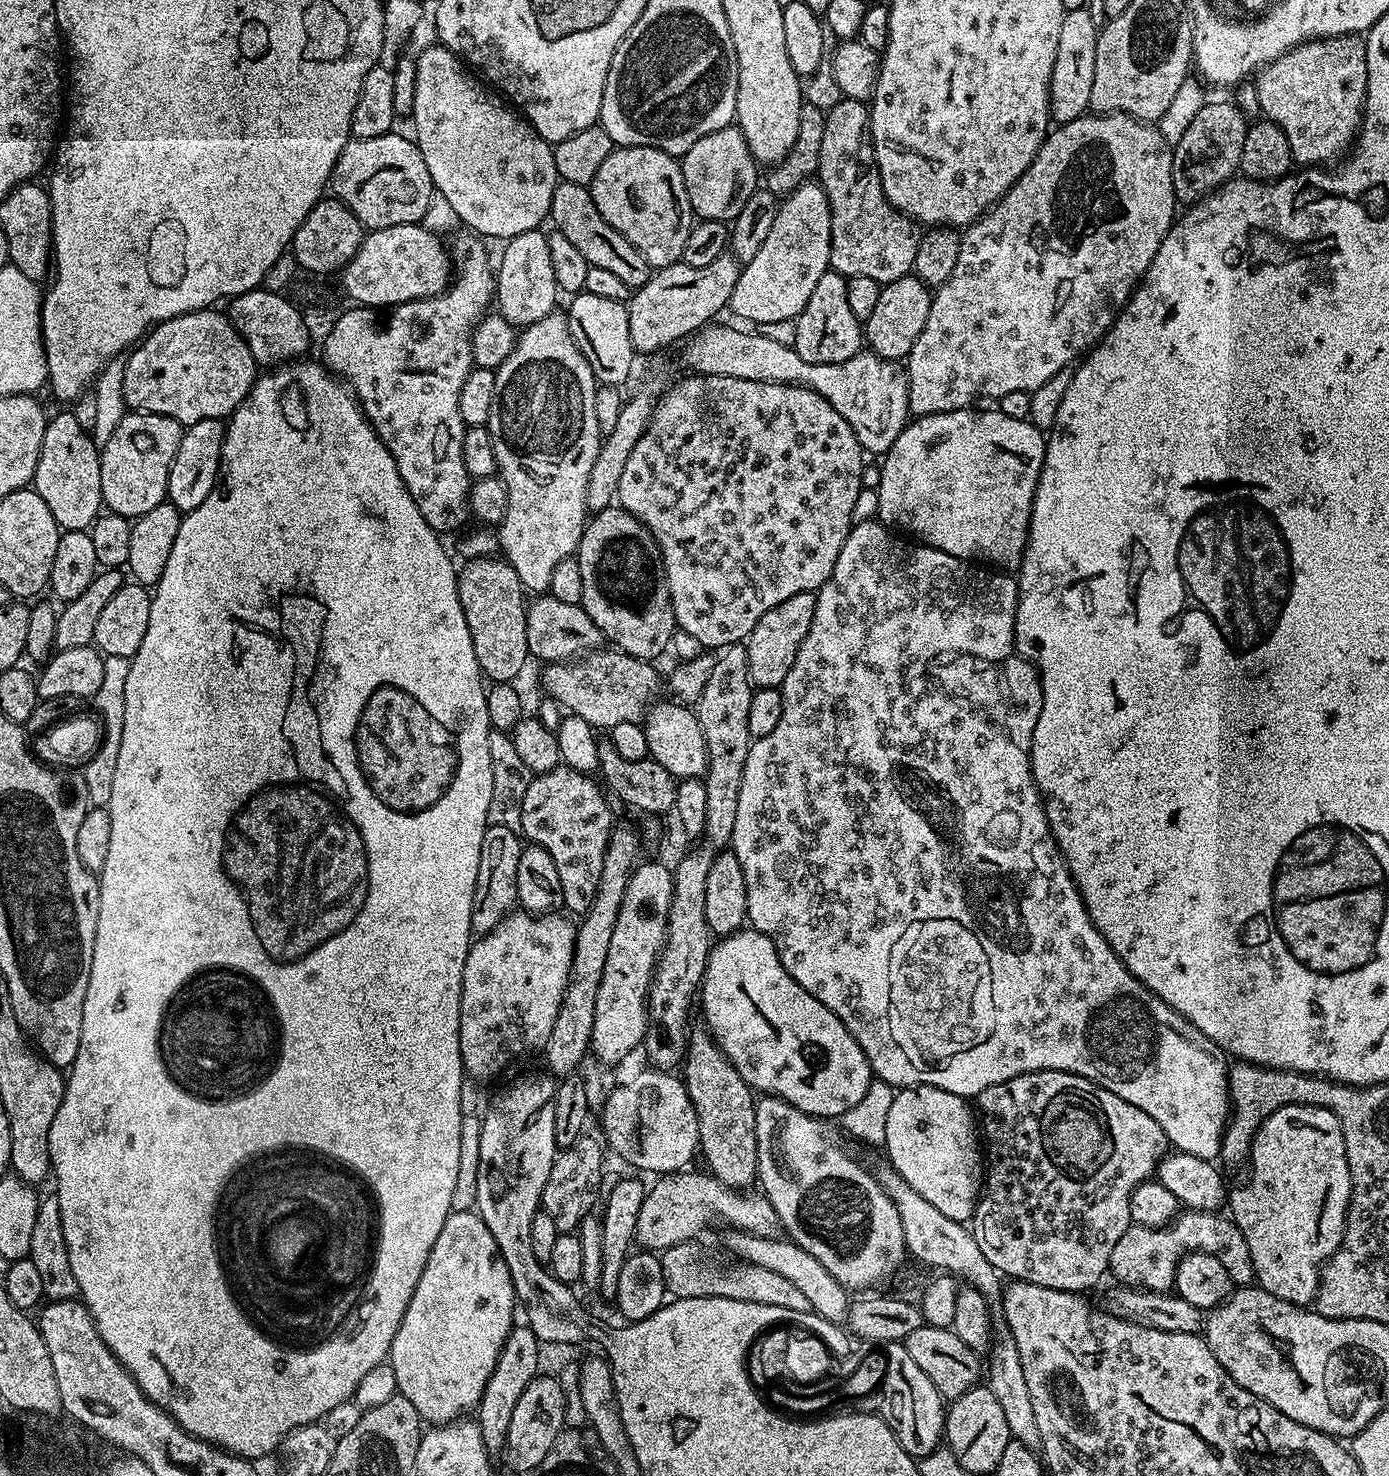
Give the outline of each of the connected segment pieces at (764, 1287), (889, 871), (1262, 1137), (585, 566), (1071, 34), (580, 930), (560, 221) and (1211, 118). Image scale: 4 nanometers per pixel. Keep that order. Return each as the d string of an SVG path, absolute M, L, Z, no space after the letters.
M696 1242L679 1244L673 1248L663 1249L659 1257L664 1271L665 1289L673 1297L721 1296L742 1302L762 1302L762 1306L782 1306L785 1310L812 1311L806 1294L796 1289L787 1278L782 1278L782 1274L774 1274L774 1270L762 1270L762 1266L754 1266L747 1262L738 1262L736 1266L723 1268L722 1265L715 1264L710 1257L704 1256L698 1245Z
M871 519L864 520L861 524L860 521L853 523L846 542L842 542L842 551L838 553L838 562L834 562L834 570L830 574L830 578L816 592L814 622L810 622L810 630L806 634L806 638L802 638L802 646L798 648L798 658L794 658L794 666L790 666L790 674L786 674L783 684L779 687L782 694L782 718L778 721L778 726L774 726L774 730L770 734L766 734L766 738L753 740L748 747L746 766L742 770L742 790L738 790L738 818L734 822L734 834L730 845L730 851L736 855L738 862L742 862L742 870L746 878L747 923L757 932L768 933L768 937L772 939L778 950L778 958L790 974L790 978L794 978L798 982L798 986L802 986L810 994L814 994L814 998L818 998L818 1002L822 1002L822 1006L826 1006L826 1010L838 1014L838 1018L846 1026L846 1030L850 1030L850 1034L854 1034L854 1042L858 1042L858 1046L862 1046L862 1052L866 1054L866 1058L870 1062L875 1079L885 1080L887 1084L891 1084L897 1090L913 1088L915 1084L929 1084L938 1090L950 1090L950 1094L976 1098L979 1097L982 1090L1020 1076L1023 1072L1078 1074L1092 1080L1098 1086L1118 1094L1118 1098L1122 1098L1122 1102L1130 1102L1130 1106L1138 1106L1138 1110L1146 1110L1146 1114L1150 1114L1150 1118L1154 1118L1154 1122L1158 1122L1158 1126L1162 1126L1169 1145L1175 1151L1194 1154L1194 1158L1215 1161L1220 1155L1220 1143L1223 1140L1224 1128L1228 1124L1230 1109L1229 1065L1224 1064L1225 1057L1217 1054L1218 1049L1214 1041L1206 1038L1206 1034L1198 1031L1182 1013L1175 1012L1166 1001L1154 995L1141 980L1134 978L1134 974L1130 974L1130 970L1120 960L1120 955L1109 946L1104 935L1094 926L1084 905L1084 900L1080 897L1080 889L1076 887L1068 864L1064 861L1064 855L1060 853L1056 839L1052 836L1040 799L1040 789L1037 788L1032 777L1032 761L1029 753L1025 749L1023 752L1016 745L1017 741L1013 737L992 732L992 728L984 728L984 724L958 723L956 720L962 713L953 714L949 710L947 702L944 701L944 696L932 692L932 688L928 688L928 684L924 684L924 660L927 656L932 656L938 638L955 638L957 641L963 642L970 650L982 650L983 656L1004 656L1004 652L1014 652L1016 647L1014 622L1020 597L1017 581L1013 577L1011 580L1008 577L1011 575L1005 574L1003 571L989 570L984 566L973 566L971 563L954 558L942 550L929 548L927 544L909 542L885 528L879 519Z
M1305 1104L1282 1106L1261 1122L1251 1146L1251 1164L1248 1181L1227 1193L1226 1208L1230 1219L1242 1230L1242 1238L1246 1238L1255 1283L1282 1298L1282 1302L1311 1305L1319 1290L1321 1267L1340 1249L1344 1229L1348 1227L1352 1183L1342 1126L1334 1113L1325 1108Z
M613 506L595 513L584 526L580 539L578 559L582 570L582 598L580 604L590 614L594 626L609 645L635 659L655 661L669 651L672 635L678 630L668 583L664 577L664 560L652 531L641 520L634 518L625 508Z
M1087 7L1067 10L1062 18L1062 34L1058 34L1058 58L1054 58L1052 103L1050 116L1057 125L1074 122L1089 111L1090 90L1094 87L1094 54L1098 50L1100 28Z
M617 823L613 827L606 850L606 862L602 864L602 878L598 880L598 890L594 894L594 902L590 910L586 910L579 917L580 924L578 920L575 925L572 978L568 982L568 989L564 991L564 1002L558 1010L558 1018L554 1018L554 1030L550 1030L550 1038L546 1045L549 1068L547 1071L553 1077L563 1078L575 1073L592 1047L594 998L598 998L598 986L602 982L602 966L606 966L606 953L610 951L610 938L614 934L614 922L618 922L618 910L622 906L626 886L630 882L633 870L642 860L641 837L638 832L637 836L635 830L628 824Z
M557 183L550 220L551 223L556 223L553 225L562 234L566 234L566 238L570 238L570 242L574 242L574 246L578 246L578 250L582 250L582 258L586 258L589 265L603 266L605 270L610 270L615 276L622 278L622 282L626 282L629 290L640 288L654 275L654 270L646 262L644 255L626 238L622 238L622 234L614 230L614 226L610 226L610 222L606 222L602 214L598 214L598 206L594 206L591 191L585 185Z
M1205 102L1172 150L1172 185L1181 205L1197 204L1237 175L1249 121L1235 103Z

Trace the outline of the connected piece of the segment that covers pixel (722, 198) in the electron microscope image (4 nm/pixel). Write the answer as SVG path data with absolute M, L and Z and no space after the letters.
M736 126L706 134L706 138L698 138L698 142L694 142L694 146L690 146L688 153L680 160L680 169L686 182L690 206L700 220L735 220L746 206L750 194L754 194L758 187L756 159Z

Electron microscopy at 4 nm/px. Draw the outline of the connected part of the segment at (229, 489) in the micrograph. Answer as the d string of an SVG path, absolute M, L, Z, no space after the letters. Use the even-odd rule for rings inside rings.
M301 358L273 367L265 371L268 372L265 376L264 373L257 375L248 396L227 421L220 455L218 487L215 492L206 494L206 502L202 502L202 506L181 519L178 538L174 538L174 547L166 561L166 570L162 570L162 578L154 586L150 626L146 630L146 638L142 638L142 646L138 646L138 650L131 656L130 674L126 674L126 714L122 726L122 742L118 746L114 786L110 786L110 802L106 806L110 814L110 851L106 866L98 874L100 913L94 938L94 958L90 962L90 982L86 986L86 1002L82 1002L82 1038L78 1054L66 1076L64 1097L58 1106L58 1114L54 1114L54 1122L50 1122L50 1160L54 1180L56 1176L54 1194L58 1198L62 1214L62 1232L66 1238L70 1270L74 1270L74 1279L80 1287L79 1299L94 1318L96 1329L102 1334L102 1342L110 1346L110 1350L119 1358L134 1382L138 1382L146 1398L153 1400L159 1408L173 1416L191 1436L207 1440L210 1444L245 1458L257 1458L256 1456L264 1456L272 1451L275 1453L294 1429L323 1421L327 1412L346 1403L359 1390L360 1383L383 1360L385 1363L389 1359L394 1334L398 1334L398 1326L402 1326L406 1306L410 1306L410 1298L414 1298L414 1290L418 1286L418 1278L422 1278L422 1270L430 1258L430 1250L434 1250L434 1242L438 1242L438 1234L442 1234L442 1224L452 1211L451 1198L454 1186L457 1185L462 1122L466 1115L460 1108L462 1086L466 1082L460 1049L462 970L466 966L468 950L474 939L474 886L478 882L482 834L489 825L487 811L494 785L490 745L487 741L490 725L486 710L486 680L474 654L474 642L470 638L470 626L466 626L466 614L462 614L456 581L457 565L452 565L452 560L440 541L443 539L428 525L410 490L406 490L406 482L402 482L402 474L398 474L398 466L390 450L386 450L382 438L372 428L355 392L339 376L329 372L323 363L315 364L308 359ZM176 984L180 986L180 990L170 1000L170 1034L158 1044L158 1048L166 1054L166 1060L172 1062L176 1078L198 1102L224 1102L224 1098L250 1099L240 1100L237 1104L216 1104L216 1108L212 1108L212 1104L196 1104L196 1100L188 1100L184 1092L176 1092L176 1088L168 1084L168 1076L164 1076L164 1068L160 1068L160 1060L156 1060L156 1020L160 1020L160 1008L164 1008L164 1000L172 996L172 988L176 988ZM272 1066L280 1066L280 1072L274 1074ZM276 1144L316 1144L316 1148L328 1148L328 1152L312 1152L314 1148L310 1146L304 1146L302 1150L286 1146L276 1150L274 1156L268 1156L268 1162L264 1164L246 1162L242 1168L238 1168L238 1180L224 1188L228 1196L222 1198L226 1232L212 1242L208 1216L212 1216L212 1200L216 1200L216 1188L220 1188L220 1180L224 1180L224 1176L232 1172L232 1164L240 1164L244 1156L251 1152L260 1152L260 1148L276 1148ZM366 1172L368 1176L372 1176L372 1184L380 1188L380 1194L366 1182ZM382 1200L384 1244L380 1244L380 1236L372 1230L376 1226L376 1220L382 1220ZM216 1262L226 1266L226 1286L224 1280L220 1280ZM355 1320L356 1329L348 1332Z

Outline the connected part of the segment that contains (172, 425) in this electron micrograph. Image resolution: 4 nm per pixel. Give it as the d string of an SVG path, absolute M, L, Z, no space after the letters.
M133 411L124 415L110 442L100 449L102 498L109 513L135 518L165 503L170 466L183 436L184 428L169 416Z

